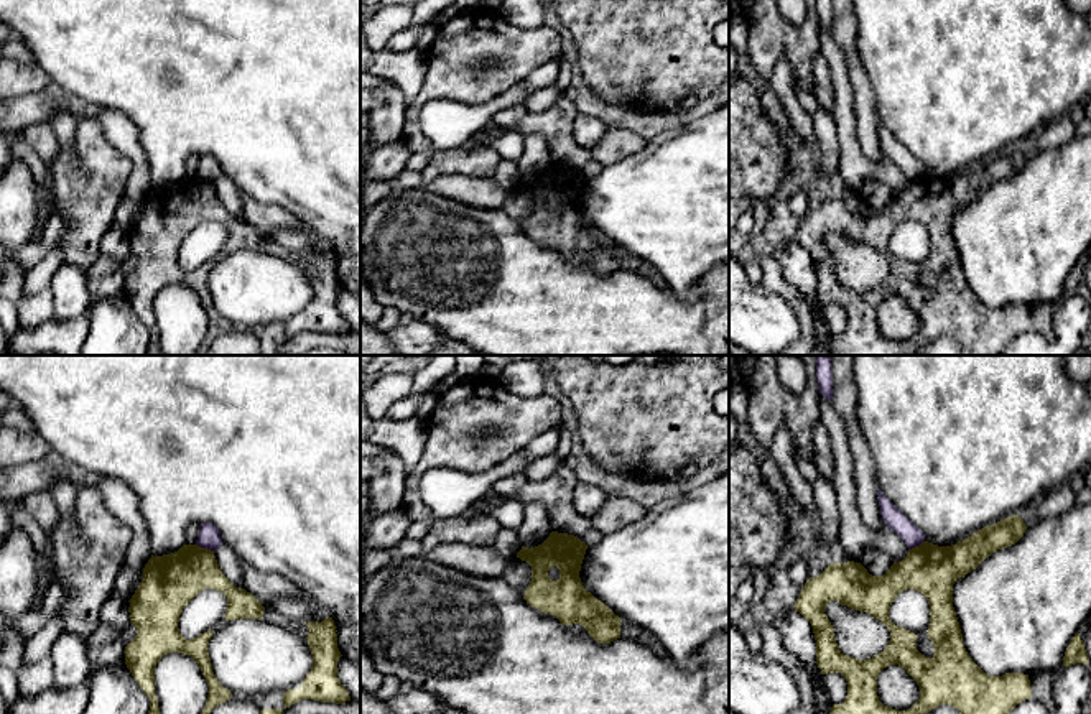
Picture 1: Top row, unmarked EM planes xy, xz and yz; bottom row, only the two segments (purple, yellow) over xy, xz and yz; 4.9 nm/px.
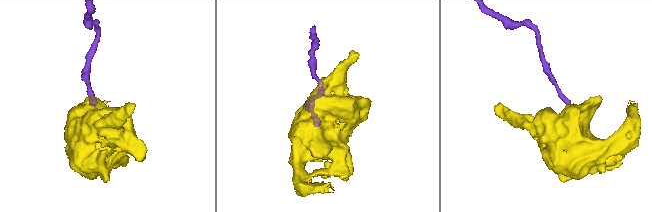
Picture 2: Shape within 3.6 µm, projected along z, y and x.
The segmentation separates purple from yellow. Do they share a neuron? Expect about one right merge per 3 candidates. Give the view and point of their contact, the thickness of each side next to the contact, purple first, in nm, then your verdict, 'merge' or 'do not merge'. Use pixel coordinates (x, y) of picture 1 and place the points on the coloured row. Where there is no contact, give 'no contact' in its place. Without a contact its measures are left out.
contact xy (204, 547); calibres 110 and 280 nm; do not merge

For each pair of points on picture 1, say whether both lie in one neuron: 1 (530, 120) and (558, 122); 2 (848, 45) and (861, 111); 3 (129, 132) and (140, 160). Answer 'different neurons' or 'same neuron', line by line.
1: same neuron
2: same neuron
3: same neuron

